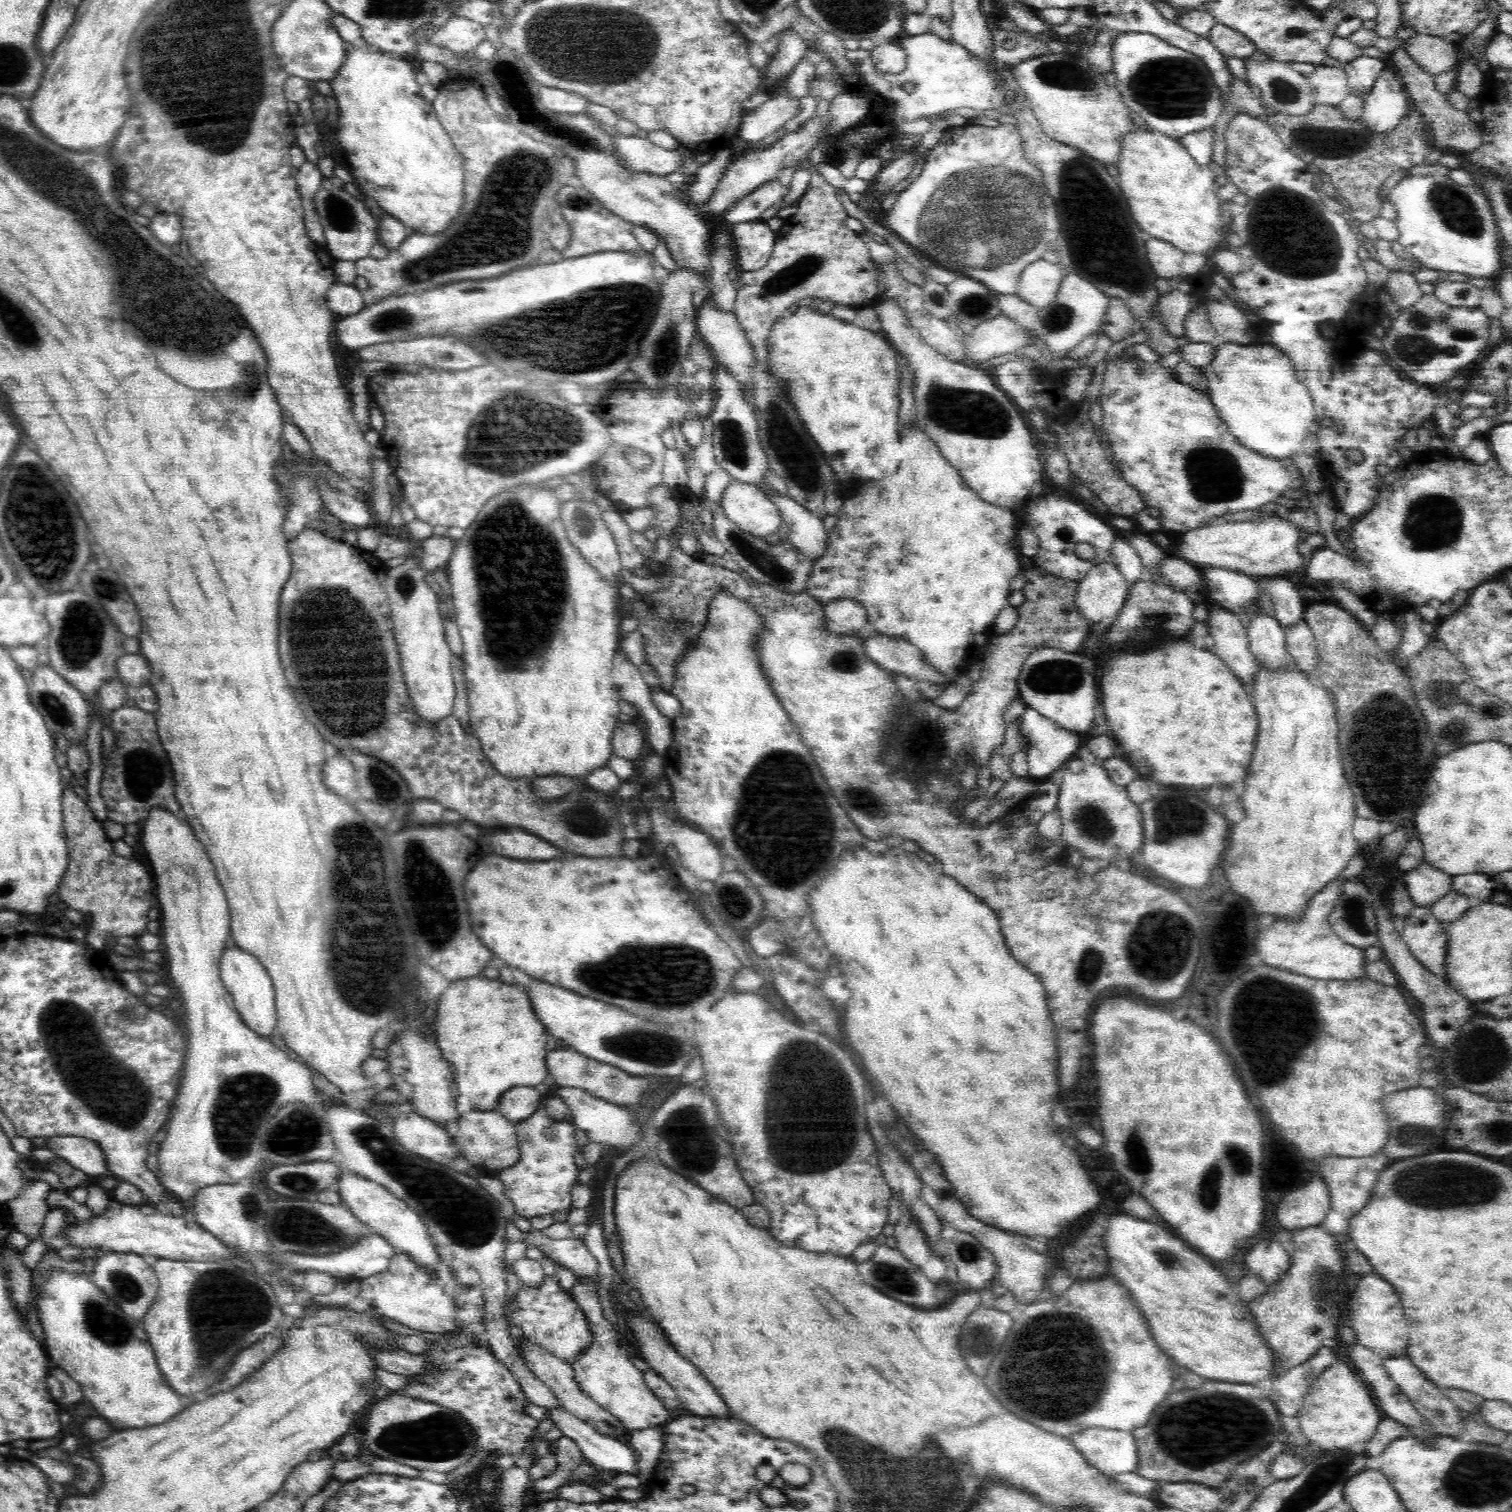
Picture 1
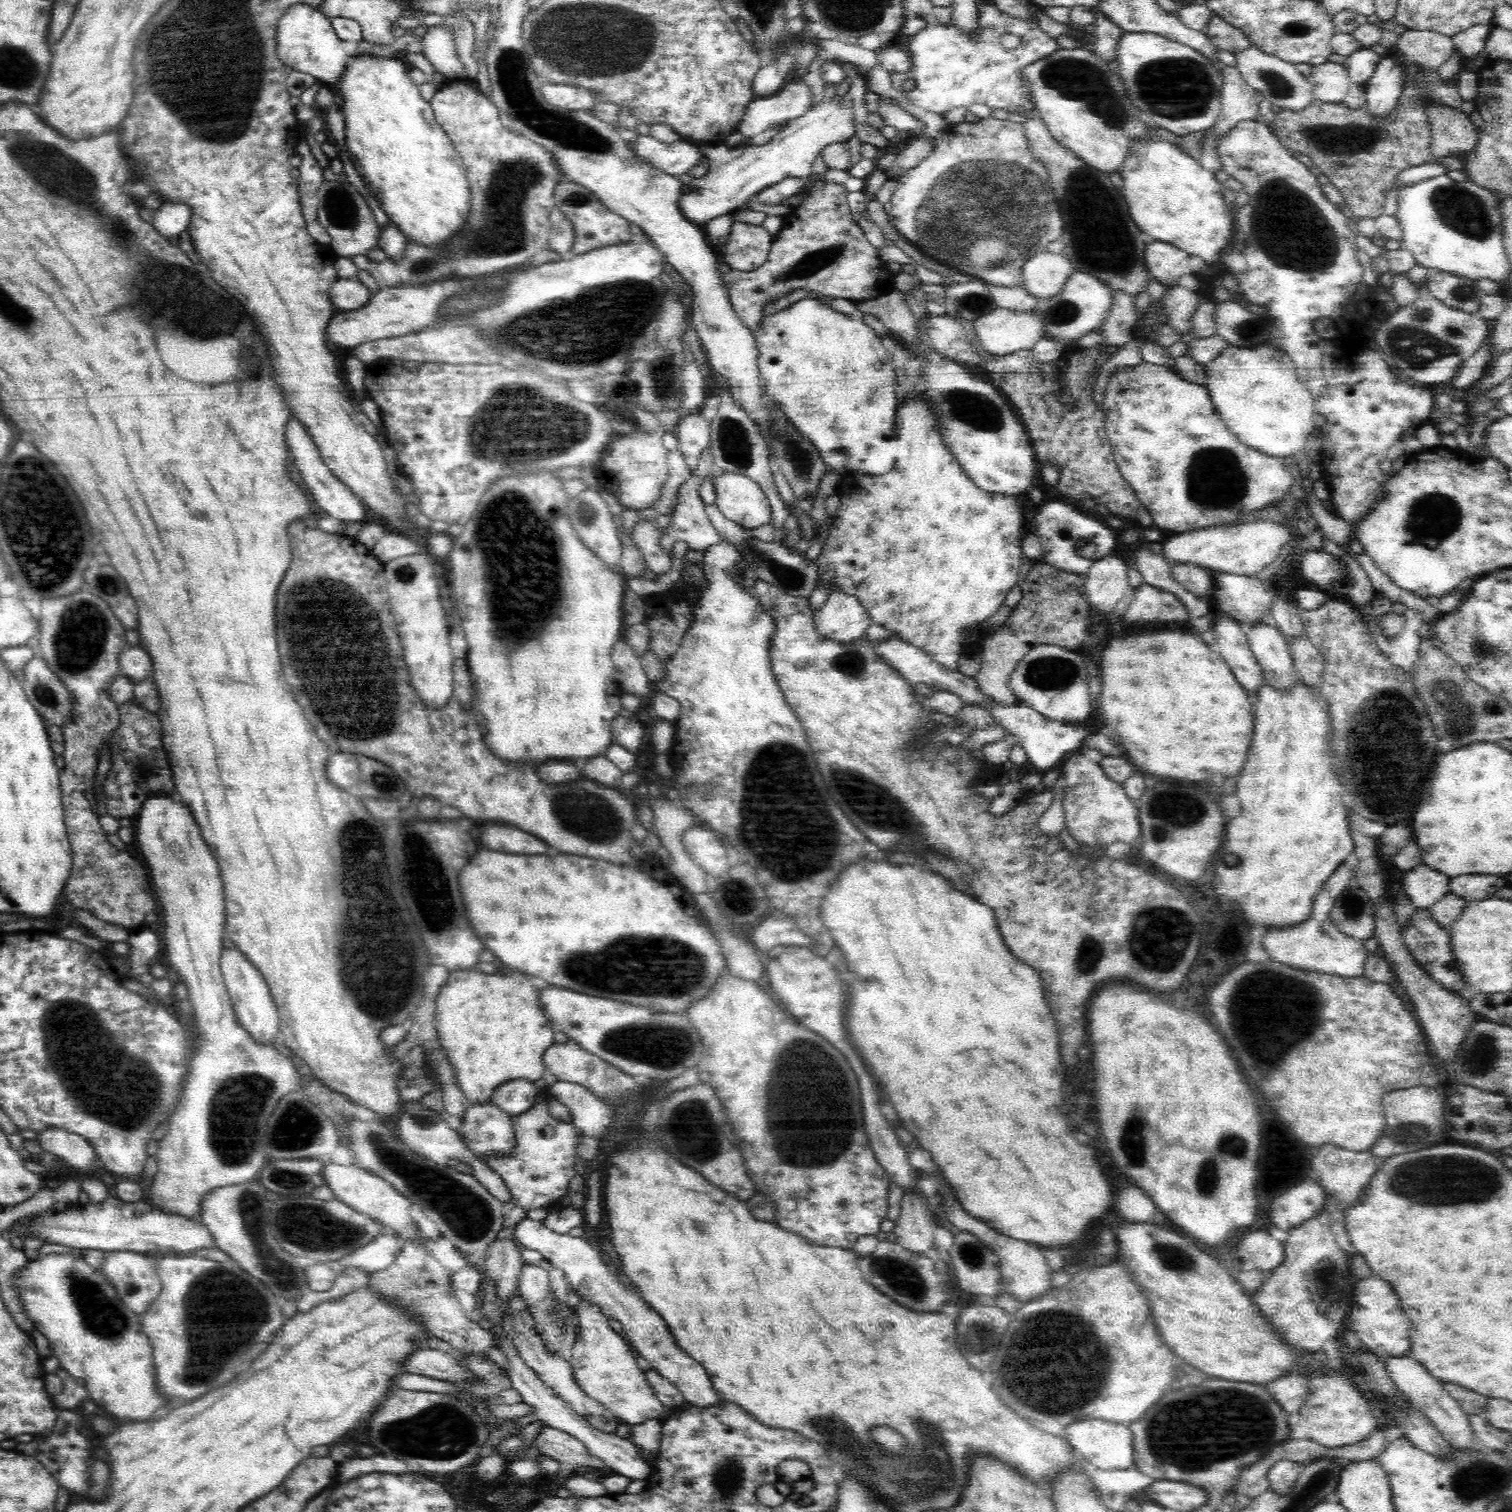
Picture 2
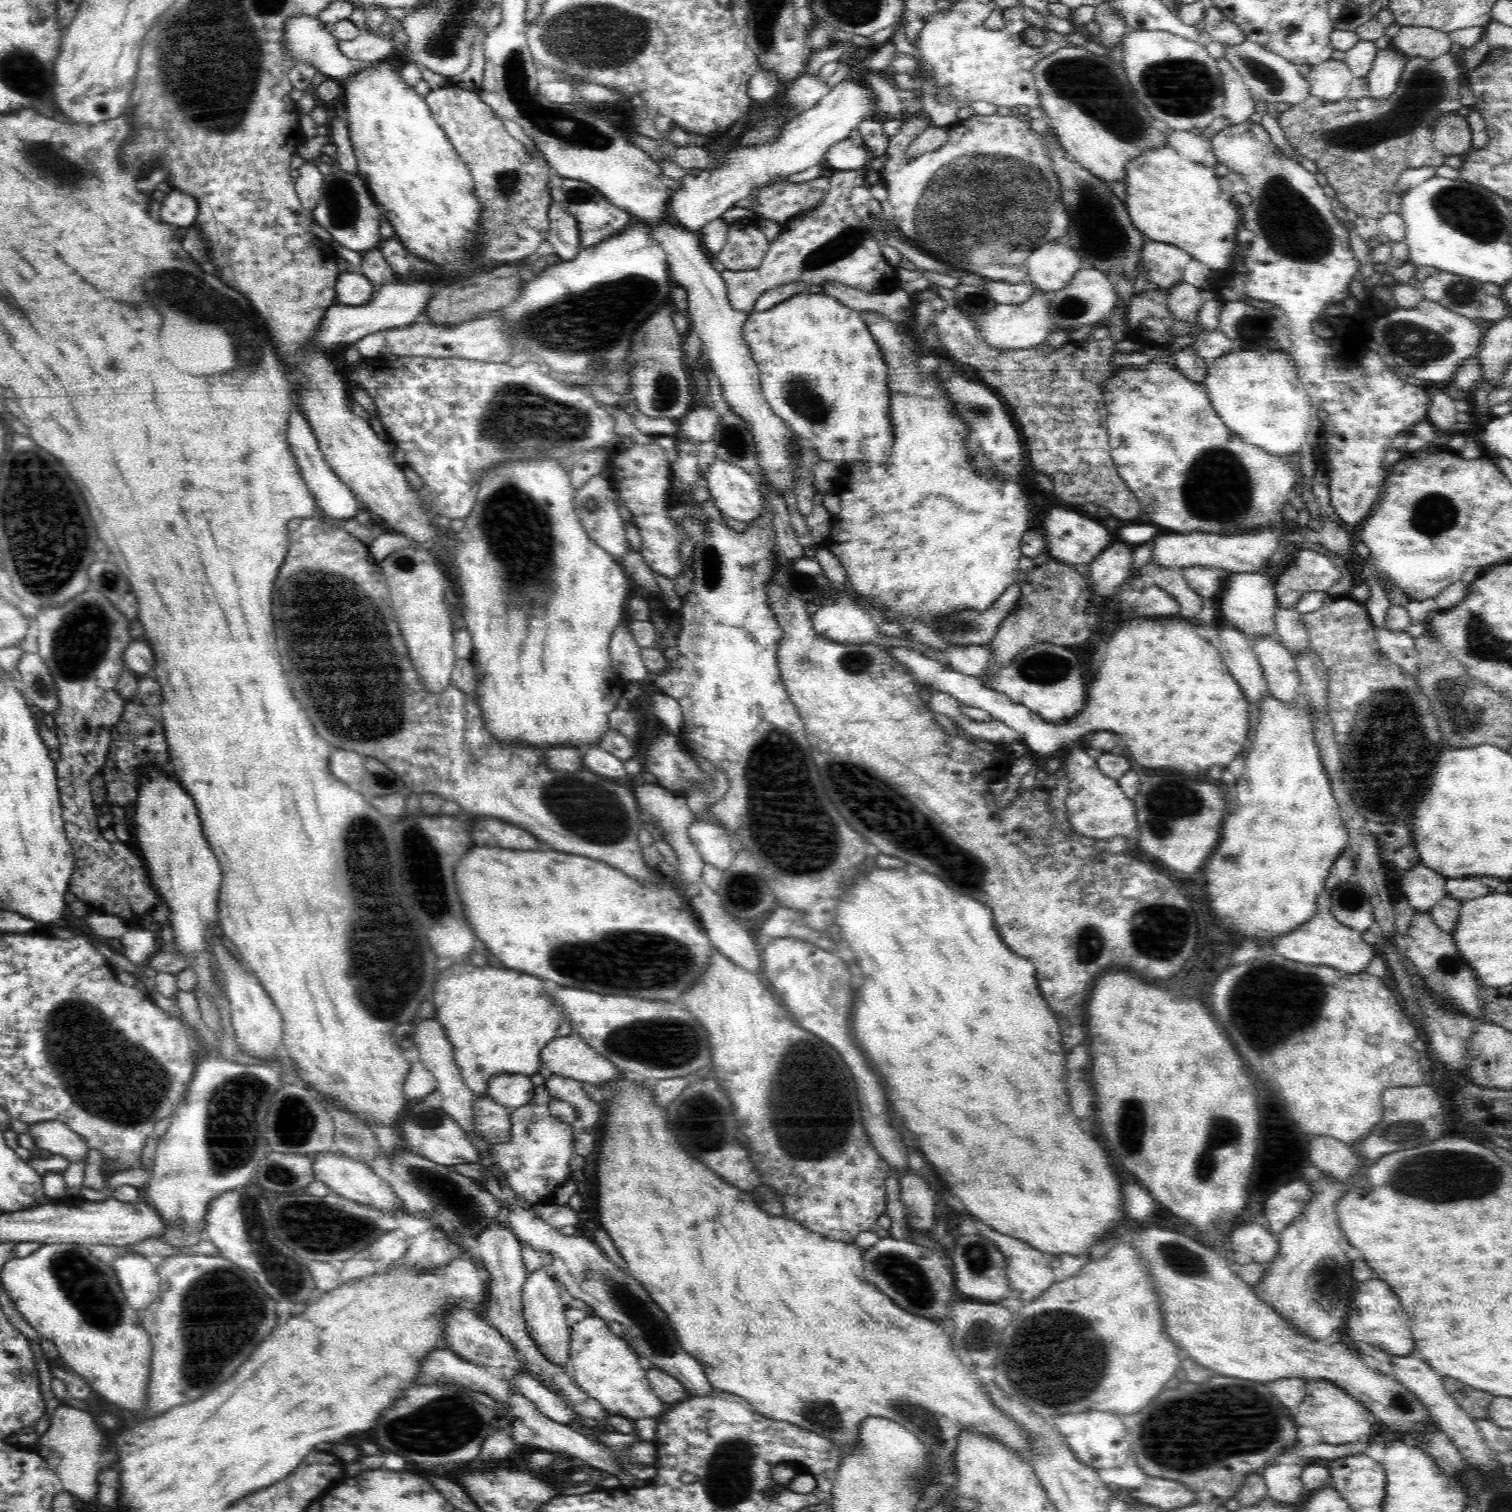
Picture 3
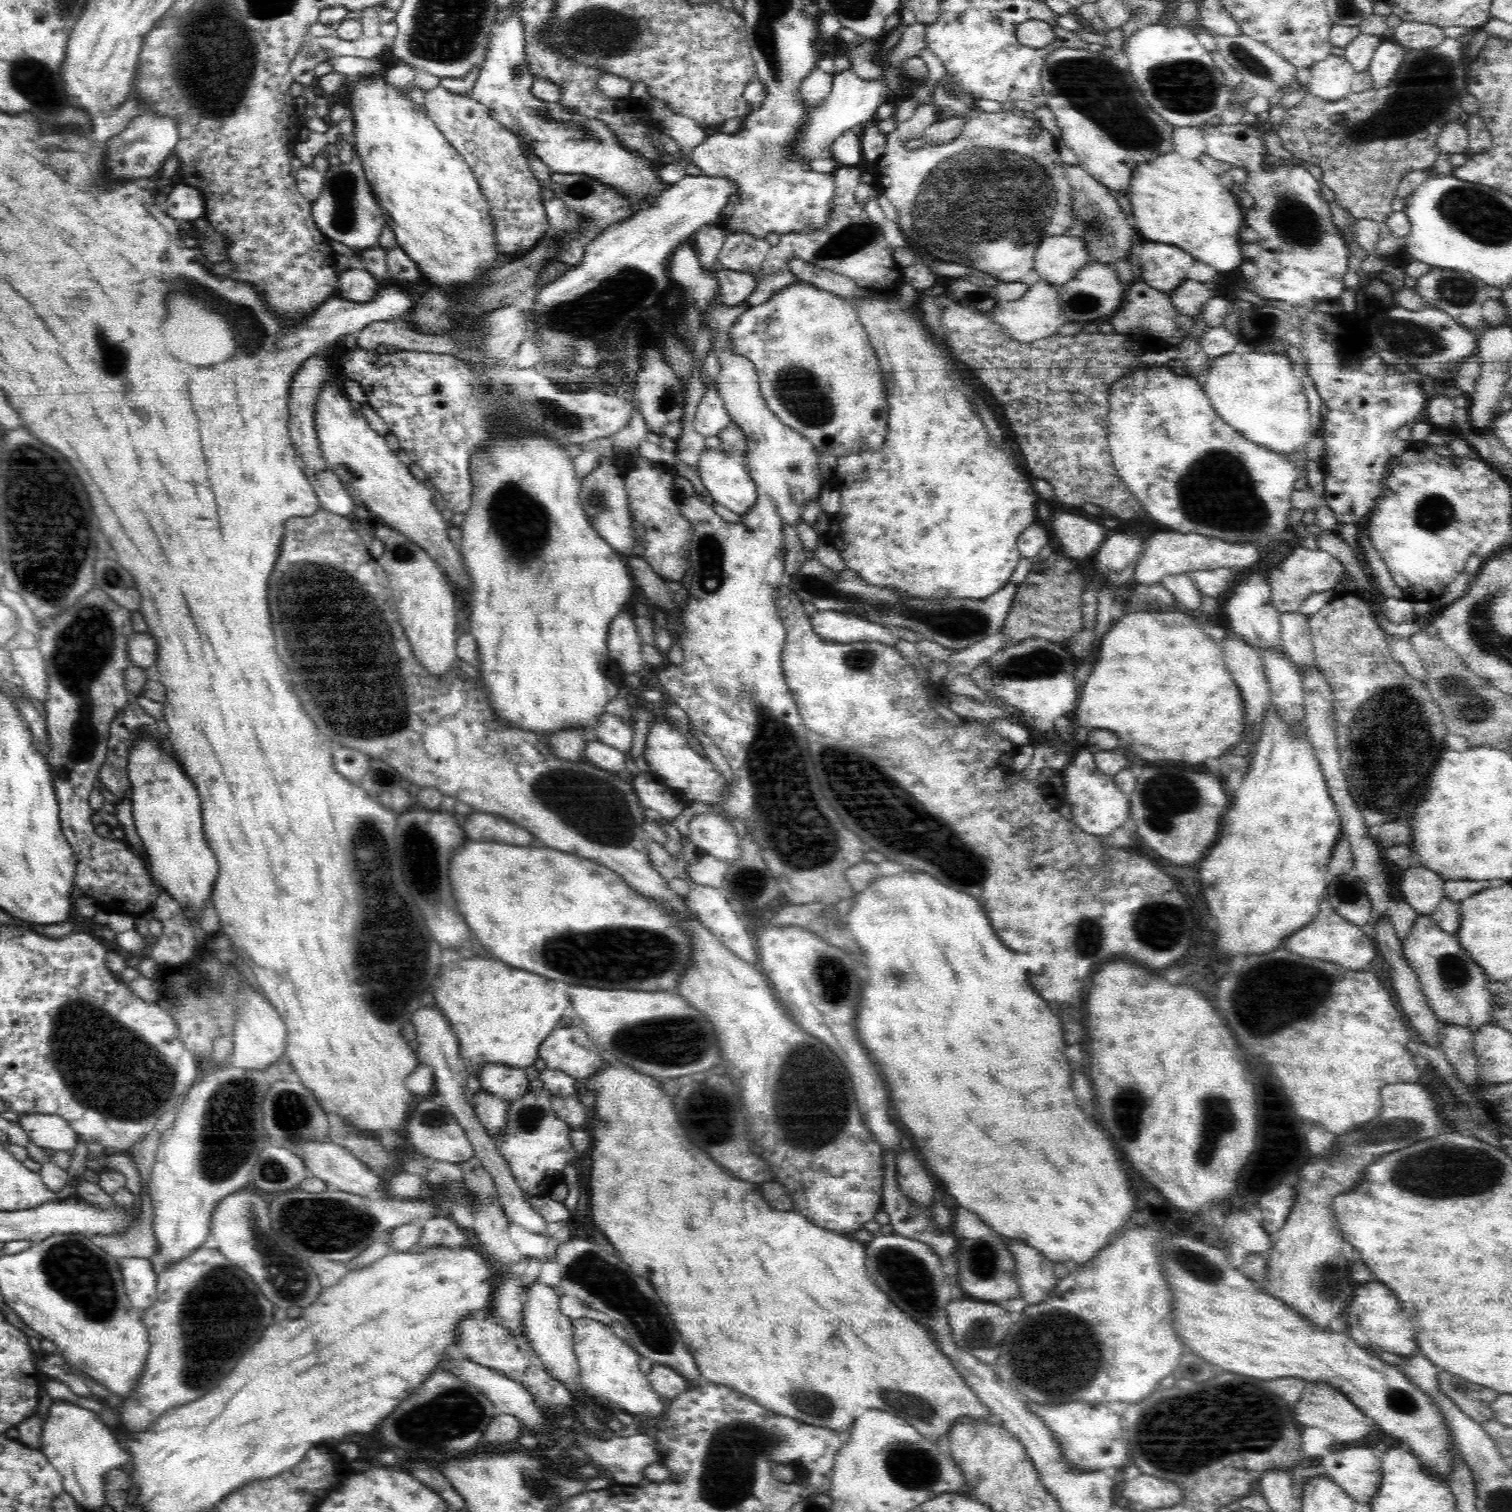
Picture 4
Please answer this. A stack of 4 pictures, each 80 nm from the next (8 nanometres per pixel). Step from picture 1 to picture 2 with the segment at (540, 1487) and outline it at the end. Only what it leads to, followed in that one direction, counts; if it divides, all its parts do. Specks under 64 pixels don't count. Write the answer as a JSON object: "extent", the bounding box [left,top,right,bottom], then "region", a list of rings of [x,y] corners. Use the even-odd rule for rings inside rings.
{"extent":[532,1424,608,1478],"region":[[[547,1424],[532,1446],[536,1446],[542,1455],[550,1456],[559,1462],[558,1473],[562,1478],[573,1474],[579,1466],[608,1469],[607,1464],[592,1456],[576,1436]]]}

